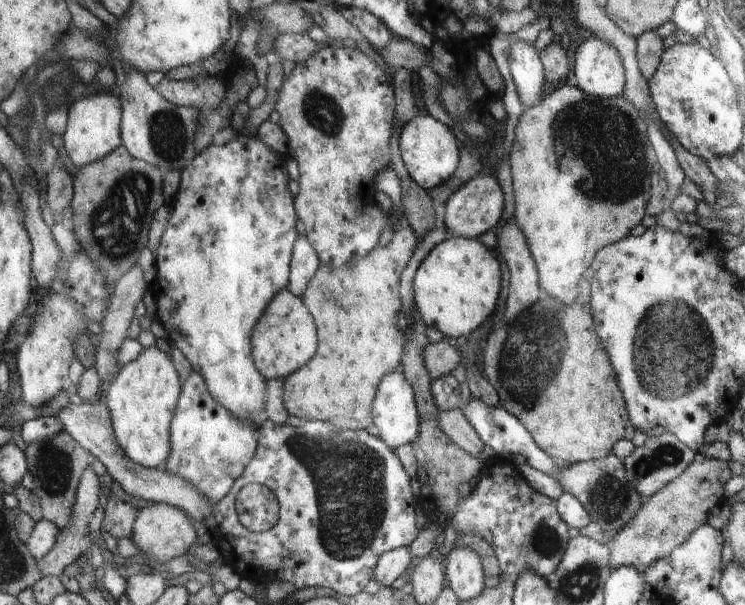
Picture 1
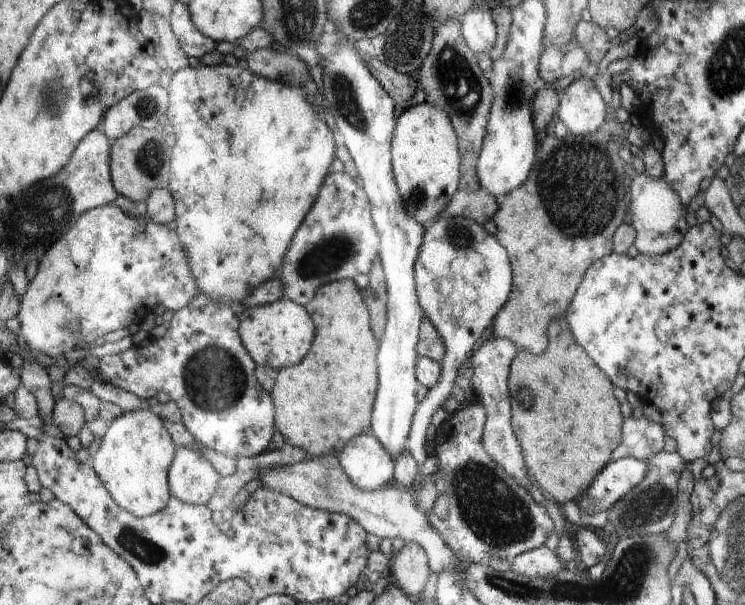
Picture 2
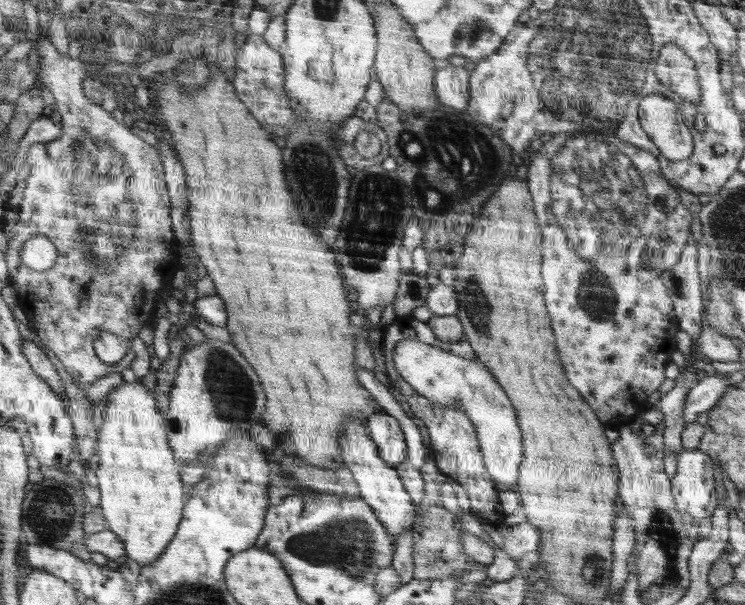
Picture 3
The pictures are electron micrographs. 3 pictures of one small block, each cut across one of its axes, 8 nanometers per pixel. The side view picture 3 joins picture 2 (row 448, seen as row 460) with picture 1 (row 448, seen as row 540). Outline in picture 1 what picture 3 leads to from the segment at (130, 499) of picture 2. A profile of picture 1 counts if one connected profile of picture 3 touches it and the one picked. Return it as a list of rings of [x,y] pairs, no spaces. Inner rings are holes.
[[[156,345],[155,347],[146,347],[136,360],[122,367],[121,371],[113,378],[110,387],[107,388],[105,397],[109,400],[121,448],[141,465],[158,469],[169,462],[170,455],[173,454],[173,420],[181,402],[183,385],[181,373],[174,362],[173,355],[168,356]]]

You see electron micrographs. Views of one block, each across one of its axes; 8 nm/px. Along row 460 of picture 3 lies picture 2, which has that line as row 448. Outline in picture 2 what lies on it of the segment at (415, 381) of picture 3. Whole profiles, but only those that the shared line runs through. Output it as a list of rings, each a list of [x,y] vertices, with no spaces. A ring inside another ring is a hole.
[[[493,336],[479,346],[478,351],[474,352],[474,356],[468,363],[474,368],[474,376],[470,381],[473,391],[480,397],[480,404],[488,410],[488,419],[485,421],[484,431],[486,453],[498,465],[502,464],[502,468],[506,468],[506,472],[510,472],[510,476],[514,476],[514,480],[518,480],[518,484],[528,488],[528,476],[526,476],[528,470],[526,470],[526,464],[522,458],[518,438],[514,436],[512,426],[510,426],[512,414],[510,414],[510,400],[508,400],[508,380],[517,352],[518,350],[512,341]]]

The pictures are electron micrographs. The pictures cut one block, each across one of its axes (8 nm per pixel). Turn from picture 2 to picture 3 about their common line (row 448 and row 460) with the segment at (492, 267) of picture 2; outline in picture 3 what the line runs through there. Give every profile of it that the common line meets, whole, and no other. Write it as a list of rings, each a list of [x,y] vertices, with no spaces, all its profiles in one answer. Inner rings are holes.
[[[358,367],[357,378],[376,399],[380,406],[379,411],[398,419],[398,422],[401,424],[401,430],[405,434],[405,441],[409,444],[409,458],[407,462],[420,470],[421,466],[430,459],[430,452],[424,446],[422,434],[420,434],[418,426],[414,424],[414,420],[406,415],[402,405],[388,391],[388,387],[378,381],[374,371]]]

